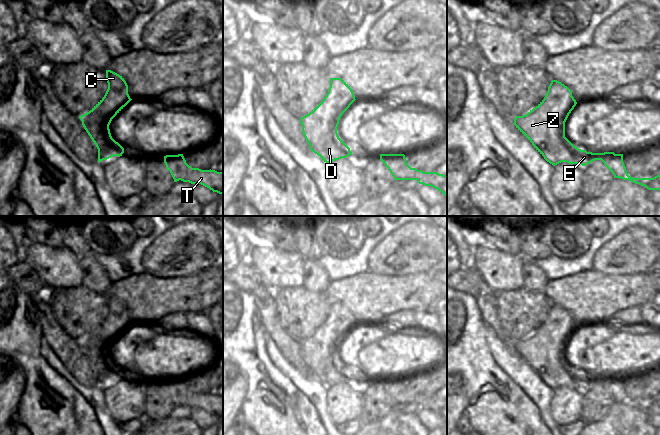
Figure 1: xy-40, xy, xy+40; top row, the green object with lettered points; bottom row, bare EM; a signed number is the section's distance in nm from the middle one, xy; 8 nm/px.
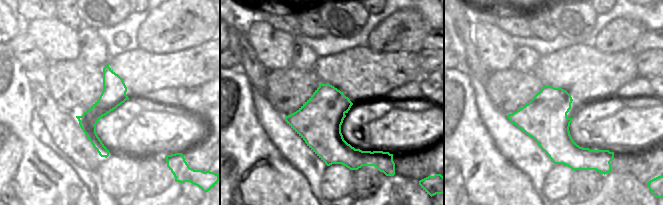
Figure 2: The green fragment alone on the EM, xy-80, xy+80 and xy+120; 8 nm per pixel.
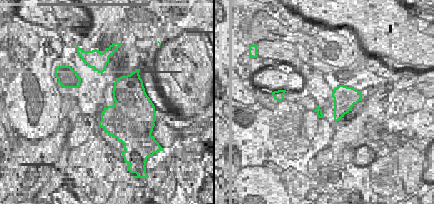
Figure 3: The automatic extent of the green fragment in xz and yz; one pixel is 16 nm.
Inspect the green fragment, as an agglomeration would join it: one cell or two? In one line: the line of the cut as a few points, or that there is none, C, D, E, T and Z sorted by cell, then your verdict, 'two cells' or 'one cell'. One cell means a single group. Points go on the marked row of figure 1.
cut xy+40 (615, 154), (608, 168); groups C D E Z / T; two cells

